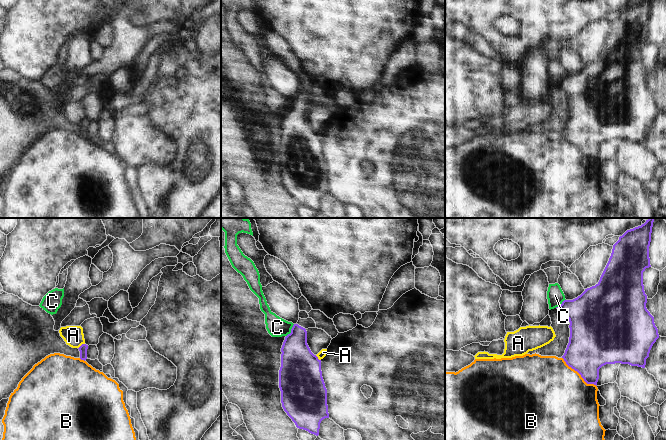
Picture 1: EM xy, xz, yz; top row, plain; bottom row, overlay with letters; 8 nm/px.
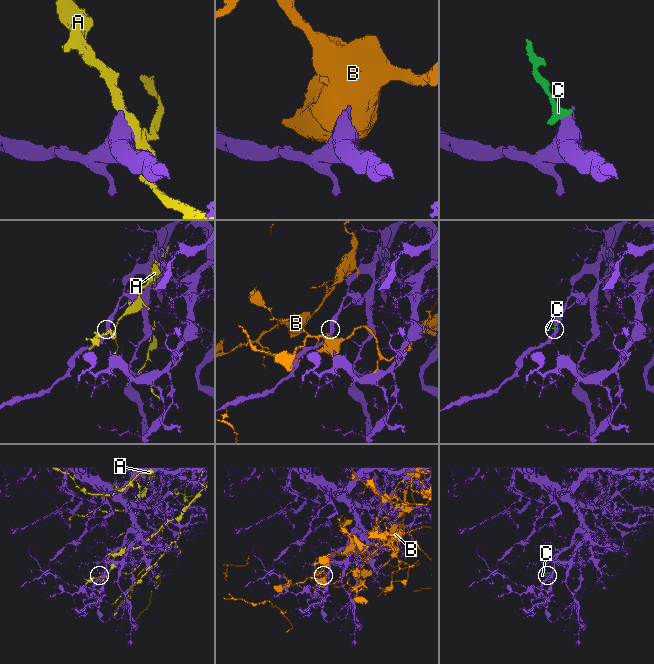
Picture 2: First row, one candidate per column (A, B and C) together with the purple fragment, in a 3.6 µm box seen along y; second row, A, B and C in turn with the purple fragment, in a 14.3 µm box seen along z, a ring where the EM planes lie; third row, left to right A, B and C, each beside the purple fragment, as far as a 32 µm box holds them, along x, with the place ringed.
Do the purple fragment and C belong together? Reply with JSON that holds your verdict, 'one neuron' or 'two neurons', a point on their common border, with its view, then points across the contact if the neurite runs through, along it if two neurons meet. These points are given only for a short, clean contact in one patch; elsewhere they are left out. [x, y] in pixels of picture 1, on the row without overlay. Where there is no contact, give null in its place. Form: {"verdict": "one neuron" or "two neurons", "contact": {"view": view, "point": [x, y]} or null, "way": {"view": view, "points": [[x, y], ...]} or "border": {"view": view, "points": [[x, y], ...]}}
{"verdict": "two neurons", "contact": {"view": "xz", "point": [291, 106]}, "border": {"view": "xz", "points": [[294, 100], [286, 112]]}}

